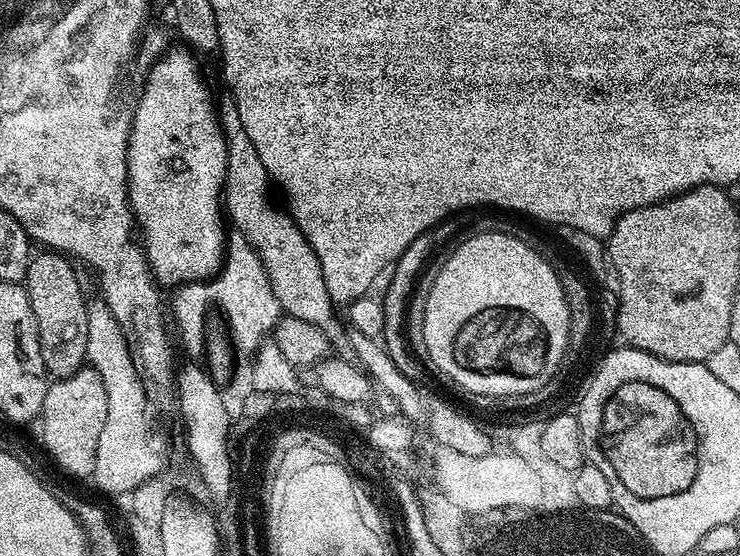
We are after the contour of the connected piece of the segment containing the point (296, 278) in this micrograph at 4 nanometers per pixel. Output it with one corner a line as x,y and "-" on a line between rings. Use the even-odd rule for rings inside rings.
224,98
224,101
219,101
218,115
226,142
226,178
222,202
227,217
230,220
232,218
236,223
235,229
251,242
252,249
260,256
270,278
274,298
278,298
280,303
281,313
302,318
302,322
310,322
310,326
321,328
336,356
341,353
352,356
354,347
348,337
349,329
342,320
340,325
339,318
332,316
334,305
330,290
326,290
326,278
322,278
322,262
318,262
318,254
314,254
310,242
294,222
292,213
278,199
272,176
266,166
262,166
258,150
254,150
254,142
250,142
250,134
246,134
246,126
242,126
242,118
238,118
238,106
230,98

